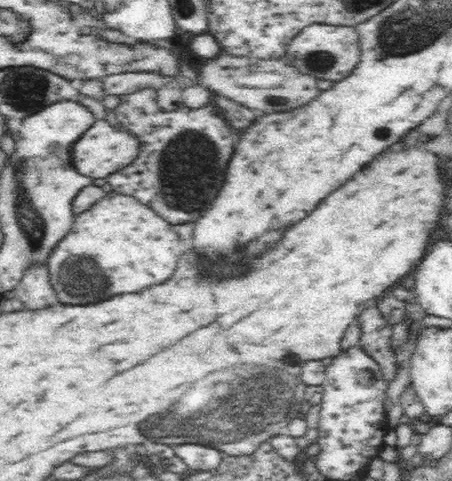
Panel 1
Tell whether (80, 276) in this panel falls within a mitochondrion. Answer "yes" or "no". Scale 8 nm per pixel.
yes

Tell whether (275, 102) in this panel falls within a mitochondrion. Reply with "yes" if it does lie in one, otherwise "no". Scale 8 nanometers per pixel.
no

